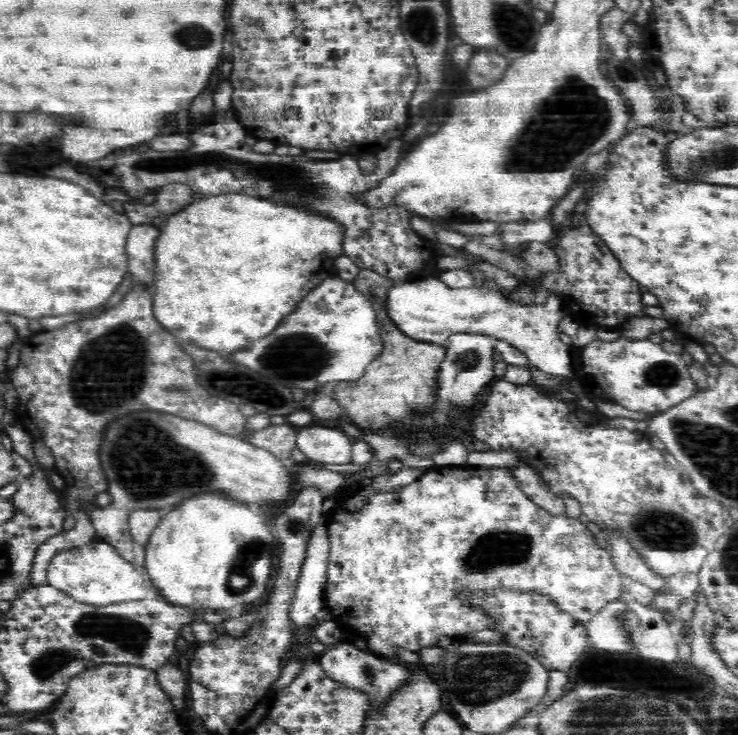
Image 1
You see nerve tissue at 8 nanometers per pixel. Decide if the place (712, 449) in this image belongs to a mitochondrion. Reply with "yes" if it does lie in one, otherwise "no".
yes

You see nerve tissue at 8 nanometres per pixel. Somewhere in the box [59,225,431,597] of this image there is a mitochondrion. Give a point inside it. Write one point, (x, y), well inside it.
(155, 464)

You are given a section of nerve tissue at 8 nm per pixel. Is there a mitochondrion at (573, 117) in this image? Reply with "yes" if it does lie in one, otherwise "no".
yes

